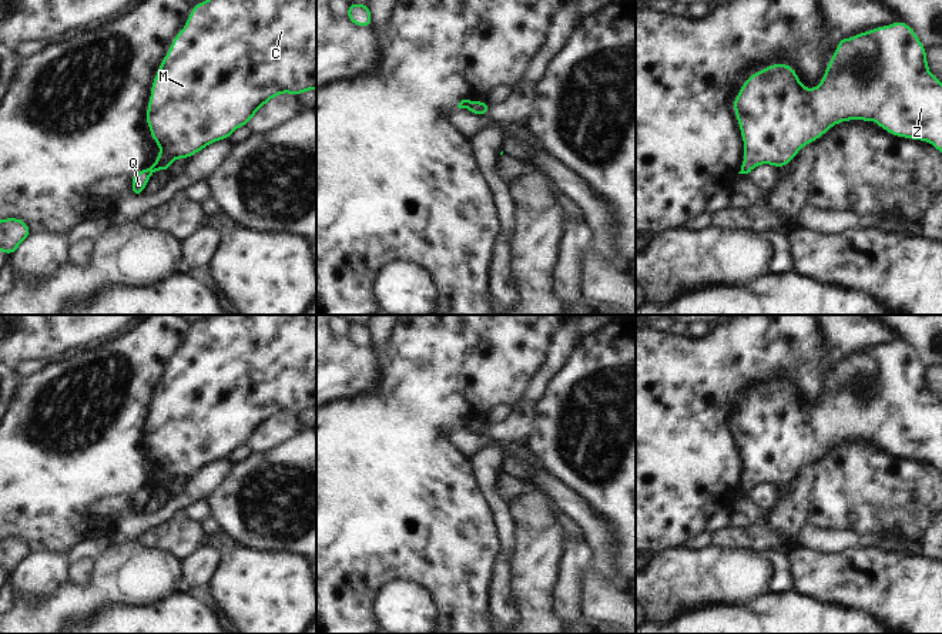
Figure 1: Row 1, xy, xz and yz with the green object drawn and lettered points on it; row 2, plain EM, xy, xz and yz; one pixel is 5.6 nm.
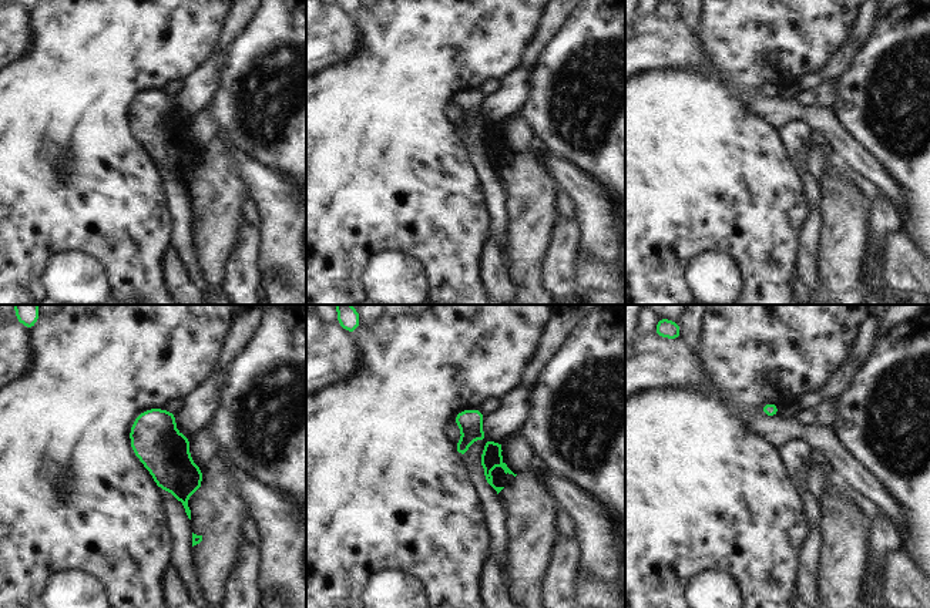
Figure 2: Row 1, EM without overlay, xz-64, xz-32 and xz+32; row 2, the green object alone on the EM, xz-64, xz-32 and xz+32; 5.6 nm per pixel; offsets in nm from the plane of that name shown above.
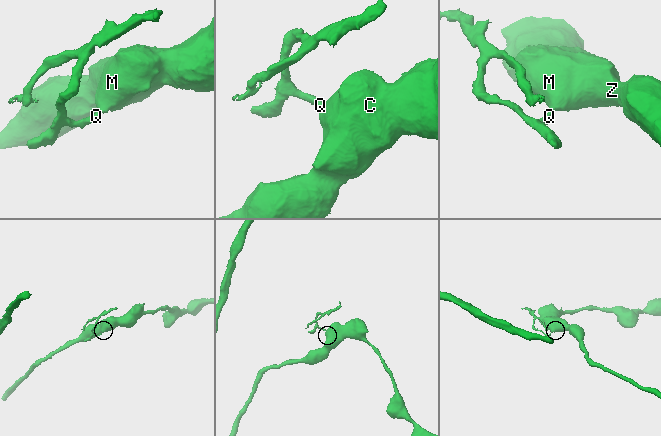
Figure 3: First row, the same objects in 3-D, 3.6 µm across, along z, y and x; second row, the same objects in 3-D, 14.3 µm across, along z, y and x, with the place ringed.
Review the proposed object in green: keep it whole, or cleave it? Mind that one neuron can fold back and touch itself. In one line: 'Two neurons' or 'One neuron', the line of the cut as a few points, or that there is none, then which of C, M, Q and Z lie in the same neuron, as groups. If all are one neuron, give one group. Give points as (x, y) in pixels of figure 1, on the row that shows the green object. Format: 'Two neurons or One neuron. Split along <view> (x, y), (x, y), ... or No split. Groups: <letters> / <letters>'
Two neurons. Split along xy (148, 168), (153, 171). Groups: C M Z / Q

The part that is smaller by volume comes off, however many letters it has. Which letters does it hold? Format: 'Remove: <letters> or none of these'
Remove: Q

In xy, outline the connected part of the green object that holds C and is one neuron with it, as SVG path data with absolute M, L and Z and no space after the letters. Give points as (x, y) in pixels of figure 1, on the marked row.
M205 0L195 4L184 28L174 37L151 85L145 118L151 137L158 144L161 152L150 170L152 172L160 170L168 171L177 158L191 158L209 144L229 138L241 125L248 125L257 111L271 98L282 93L299 95L308 90L316 90L316 0Z

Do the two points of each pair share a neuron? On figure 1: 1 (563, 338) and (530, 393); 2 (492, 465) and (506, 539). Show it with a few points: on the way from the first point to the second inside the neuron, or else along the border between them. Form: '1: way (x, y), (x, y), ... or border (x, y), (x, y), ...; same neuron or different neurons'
1: way (559, 352), (542, 379); same neuron
2: way (489, 483), (492, 497), (505, 520); same neuron

